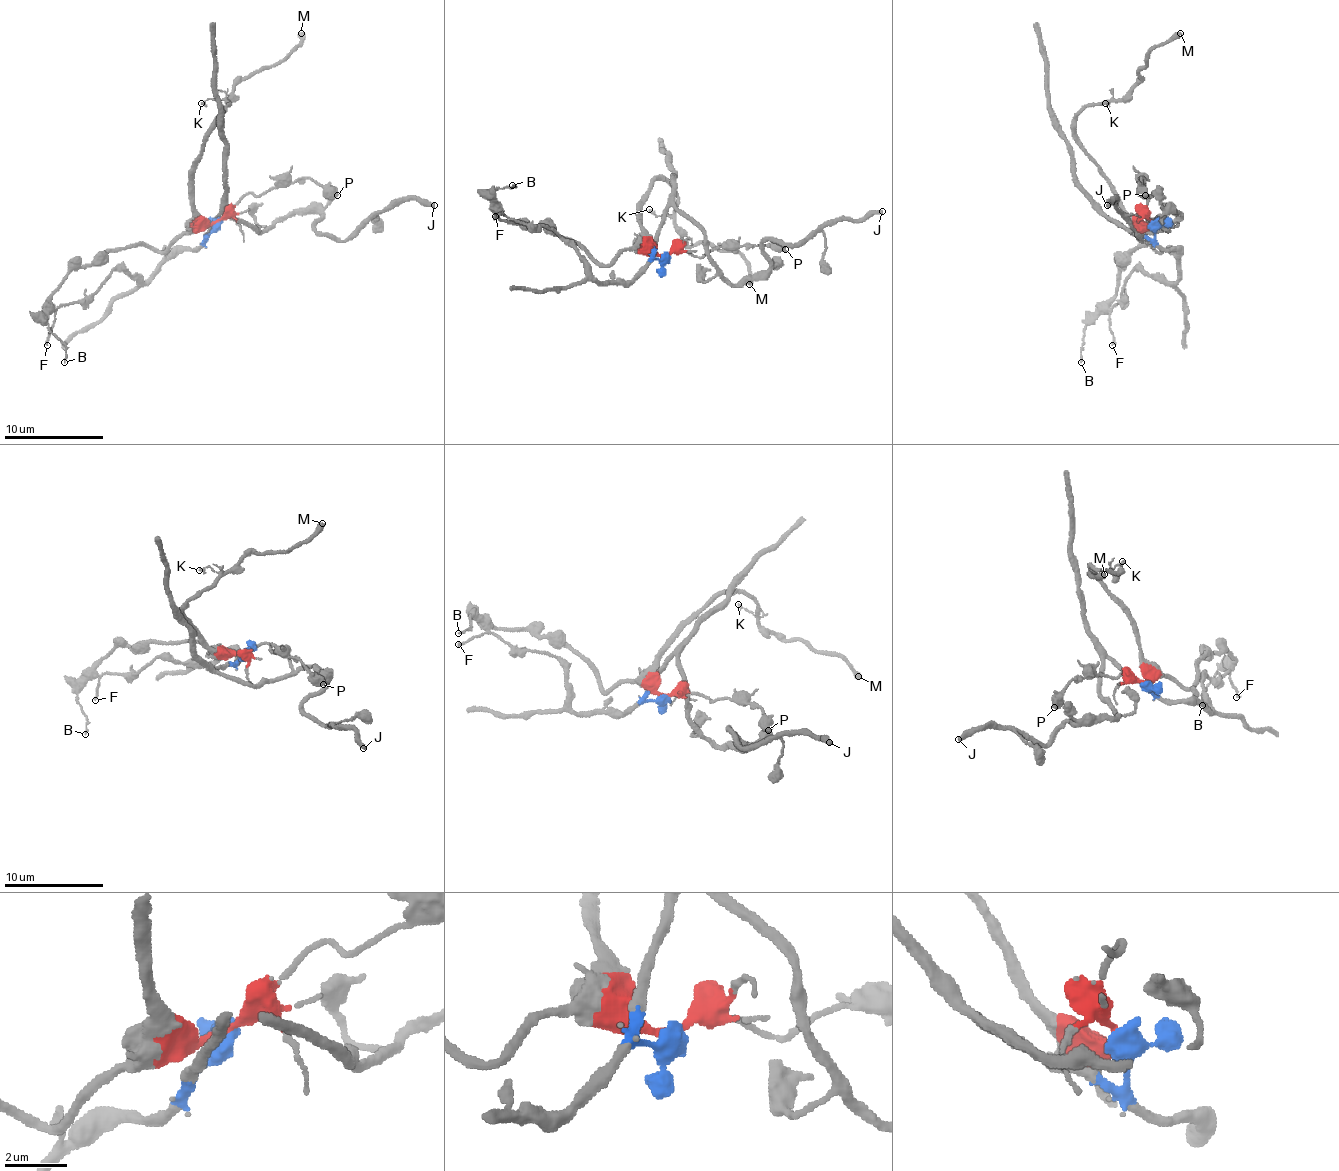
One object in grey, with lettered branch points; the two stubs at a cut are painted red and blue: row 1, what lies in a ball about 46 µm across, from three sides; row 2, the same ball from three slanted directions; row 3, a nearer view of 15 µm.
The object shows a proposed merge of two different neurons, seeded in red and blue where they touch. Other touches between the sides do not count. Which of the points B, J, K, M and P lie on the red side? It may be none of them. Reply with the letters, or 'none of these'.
B, K, M, P

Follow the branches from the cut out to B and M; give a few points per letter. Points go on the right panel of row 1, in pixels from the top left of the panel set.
B: (1151, 221), (1146, 238), (1161, 251), (1156, 246), (1136, 248), (1121, 263), (1113, 298), (1089, 325), (1081, 363)
M: (1151, 221), (1136, 221), (1121, 204), (1076, 134), (1076, 117), (1091, 104), (1123, 97), (1146, 57), (1181, 32)

